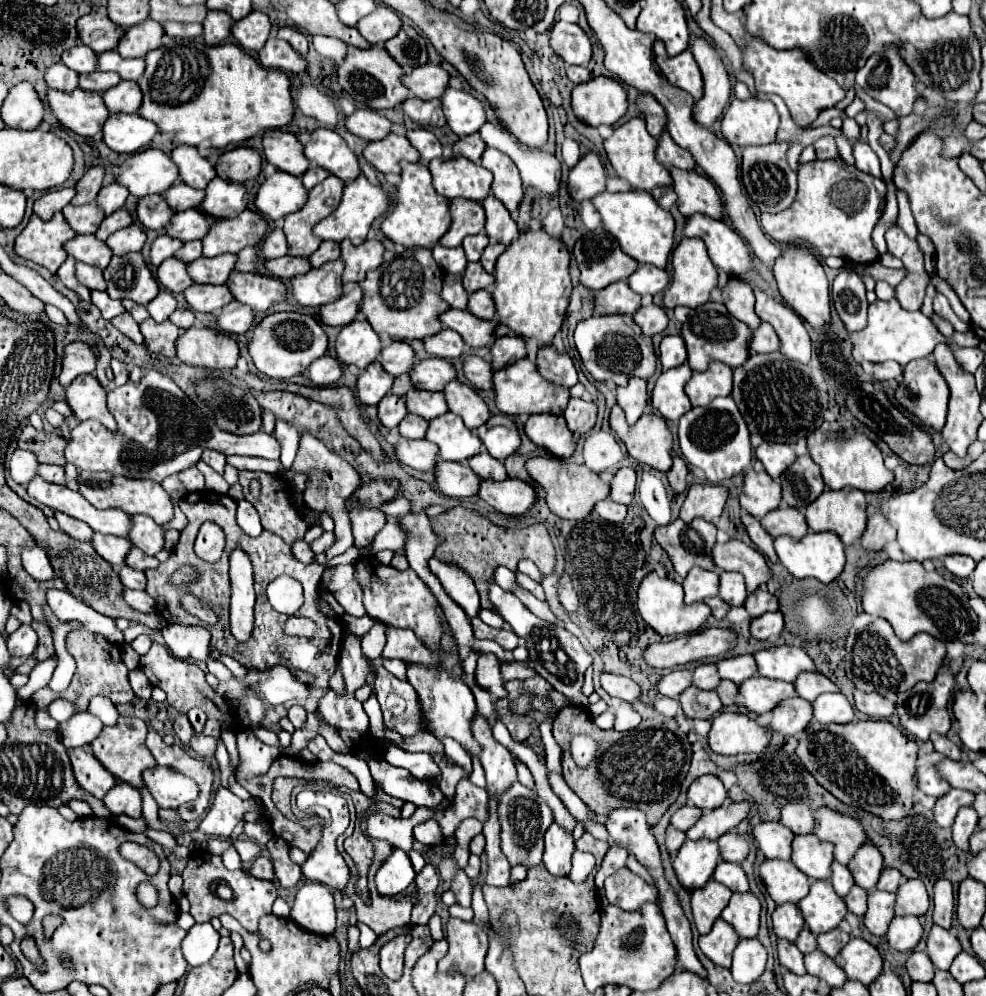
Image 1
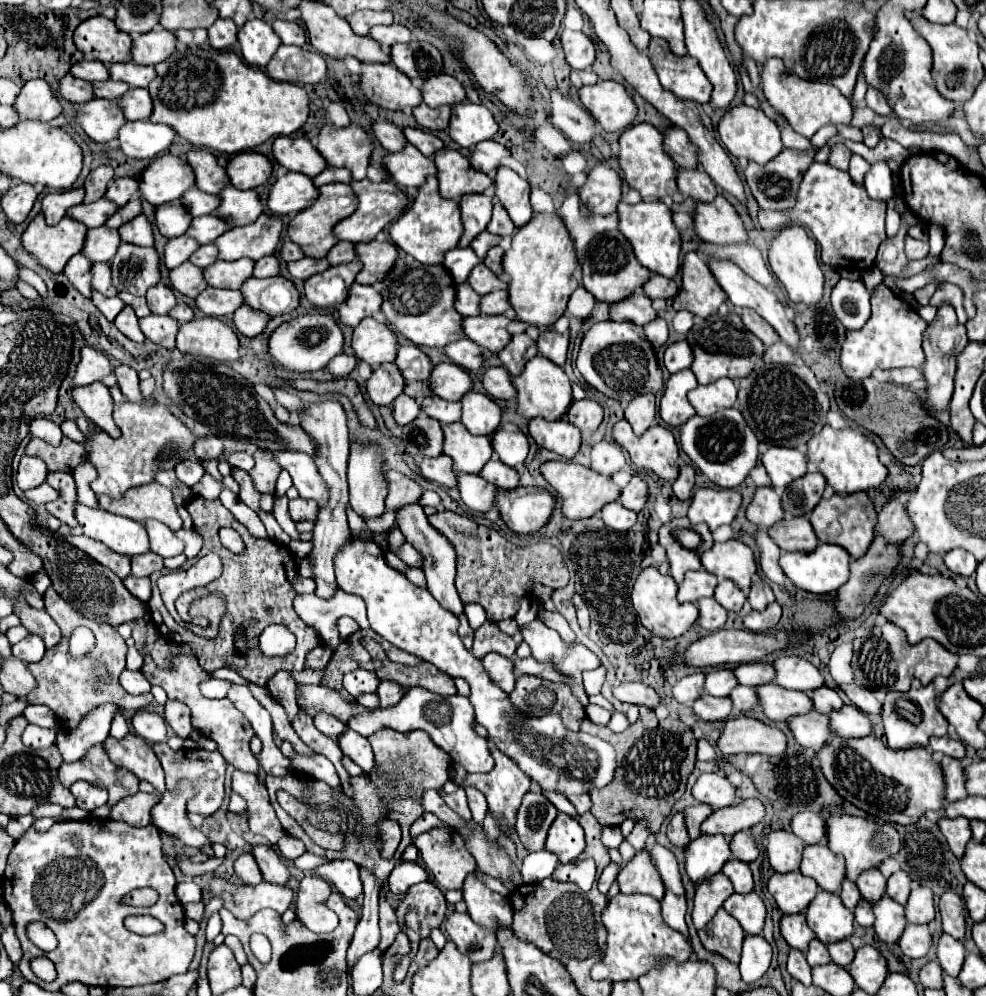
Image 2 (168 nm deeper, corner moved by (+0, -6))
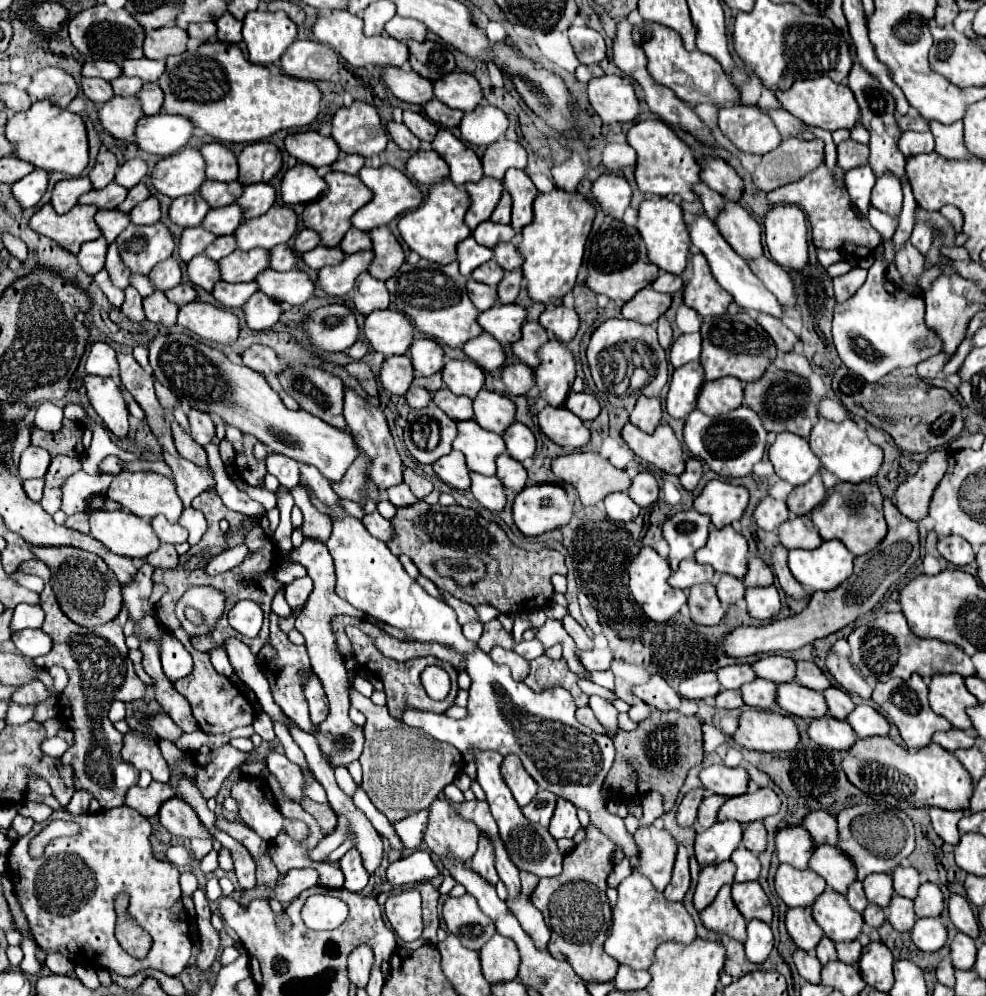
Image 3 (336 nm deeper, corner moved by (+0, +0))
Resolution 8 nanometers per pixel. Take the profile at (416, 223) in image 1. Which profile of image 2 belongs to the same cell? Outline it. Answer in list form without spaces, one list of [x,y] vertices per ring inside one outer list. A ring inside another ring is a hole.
[[[428,176],[428,182],[420,186],[418,196],[414,198],[414,204],[390,226],[392,242],[406,254],[414,256],[420,264],[442,264],[444,254],[458,246],[460,236],[462,236],[460,206],[458,202],[440,196],[436,176]]]

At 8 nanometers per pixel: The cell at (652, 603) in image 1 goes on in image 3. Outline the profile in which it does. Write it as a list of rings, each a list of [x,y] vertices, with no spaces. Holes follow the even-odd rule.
[[[642,548],[640,550],[636,560],[632,560],[632,564],[628,566],[628,574],[630,574],[630,592],[632,592],[632,596],[642,606],[642,610],[648,614],[648,618],[652,618],[658,624],[668,622],[668,618],[674,618],[688,600],[682,590],[672,588],[668,584],[668,578],[672,574],[672,570],[670,570],[668,562],[664,558],[660,558],[658,552],[652,550],[652,548]]]

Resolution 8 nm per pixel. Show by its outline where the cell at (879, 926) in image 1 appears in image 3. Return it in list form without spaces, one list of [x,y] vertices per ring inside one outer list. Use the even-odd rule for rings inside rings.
[[[894,894],[888,908],[886,908],[886,918],[888,922],[894,926],[894,930],[898,932],[910,932],[914,922],[916,922],[916,914],[912,908],[912,900]]]

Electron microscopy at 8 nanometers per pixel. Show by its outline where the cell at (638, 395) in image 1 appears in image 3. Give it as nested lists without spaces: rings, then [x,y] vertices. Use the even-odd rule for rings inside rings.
[[[638,398],[634,410],[630,412],[630,422],[642,432],[652,434],[662,418],[662,406],[658,398]]]

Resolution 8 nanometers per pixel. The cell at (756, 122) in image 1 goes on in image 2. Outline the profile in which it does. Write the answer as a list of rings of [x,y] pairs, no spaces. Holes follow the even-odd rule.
[[[746,104],[734,106],[722,116],[722,120],[718,124],[718,134],[720,134],[722,144],[728,148],[728,152],[732,156],[746,158],[746,160],[752,160],[752,162],[758,162],[758,164],[766,164],[776,154],[780,154],[782,148],[784,148],[776,122],[772,118],[768,118],[762,110],[750,108]]]

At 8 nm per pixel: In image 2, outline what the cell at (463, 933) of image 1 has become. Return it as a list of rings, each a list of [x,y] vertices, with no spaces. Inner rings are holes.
[[[452,912],[446,916],[446,932],[450,940],[464,952],[472,962],[484,962],[496,952],[496,936],[482,924],[476,924],[468,912]]]

